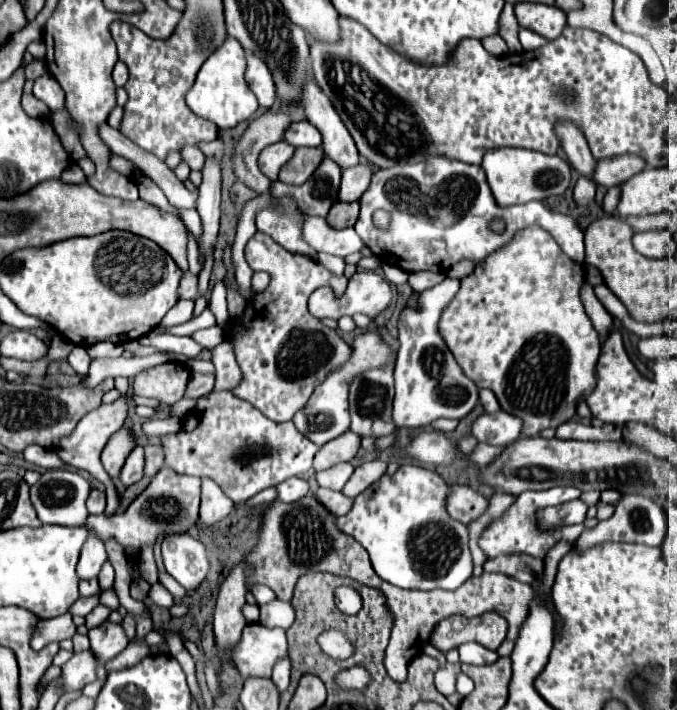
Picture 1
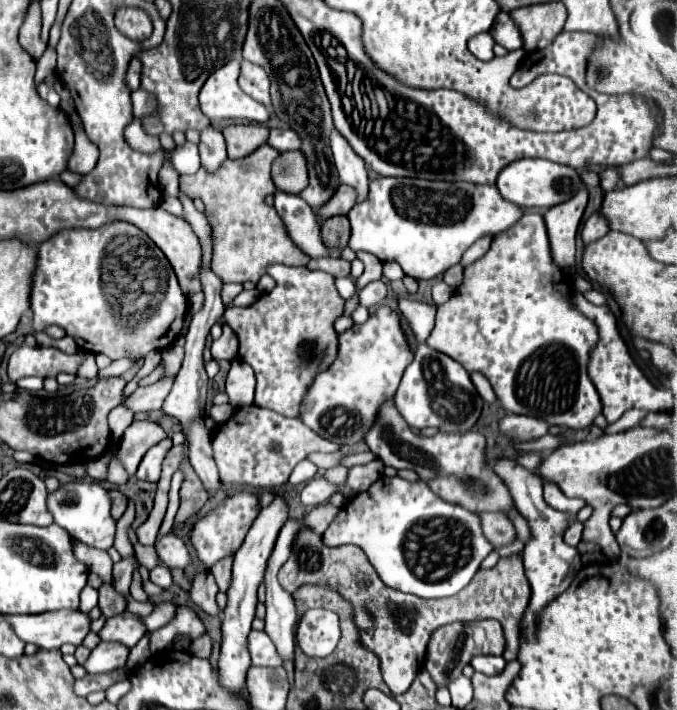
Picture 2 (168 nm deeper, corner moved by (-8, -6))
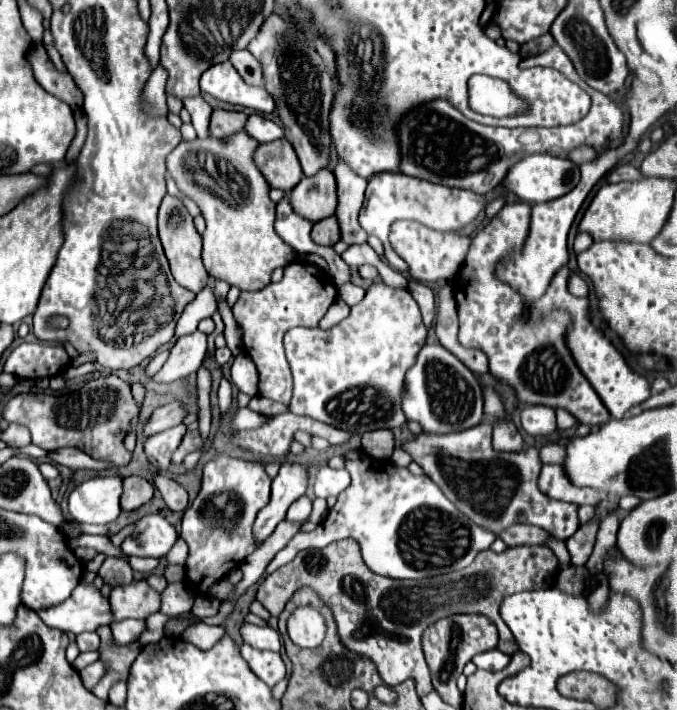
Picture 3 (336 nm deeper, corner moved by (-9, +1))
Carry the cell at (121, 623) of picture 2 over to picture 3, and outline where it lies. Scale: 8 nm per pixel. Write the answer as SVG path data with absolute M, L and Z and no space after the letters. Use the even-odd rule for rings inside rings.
M140 579L128 585L116 585L110 591L110 605L114 619L146 619L160 611L160 593L146 579Z

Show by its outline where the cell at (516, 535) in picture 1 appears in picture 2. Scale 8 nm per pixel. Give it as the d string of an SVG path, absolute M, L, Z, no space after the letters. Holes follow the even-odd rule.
M545 484L543 490L545 490L545 502L556 510L577 514L586 505L585 501L581 500L581 498L565 496L559 488L555 488L555 484Z

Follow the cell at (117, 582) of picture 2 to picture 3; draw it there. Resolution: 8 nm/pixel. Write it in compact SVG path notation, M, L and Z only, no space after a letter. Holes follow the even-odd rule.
M144 515L134 523L132 535L124 539L120 549L126 555L160 559L172 549L176 539L176 529L162 515Z

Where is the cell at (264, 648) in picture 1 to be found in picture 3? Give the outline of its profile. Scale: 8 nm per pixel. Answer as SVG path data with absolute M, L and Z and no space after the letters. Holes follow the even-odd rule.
M244 623L242 629L242 639L248 641L252 647L256 649L270 649L270 651L280 651L280 634L278 631L274 631L272 627L256 627L256 625L250 625L250 623Z

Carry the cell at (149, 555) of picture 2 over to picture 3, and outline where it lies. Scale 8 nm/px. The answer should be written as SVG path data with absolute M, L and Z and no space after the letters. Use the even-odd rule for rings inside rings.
M182 537L176 539L174 547L168 551L166 559L168 563L176 563L176 565L184 565L186 563L186 555L188 555L188 547L186 547L186 541Z

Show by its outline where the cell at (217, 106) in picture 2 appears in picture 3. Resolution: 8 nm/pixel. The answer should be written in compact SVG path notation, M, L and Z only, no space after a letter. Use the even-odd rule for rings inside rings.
M230 61L212 65L206 69L200 77L200 89L220 101L232 103L232 105L244 105L250 109L256 109L260 113L272 113L274 111L274 99L264 87L248 85L238 71L232 67Z

